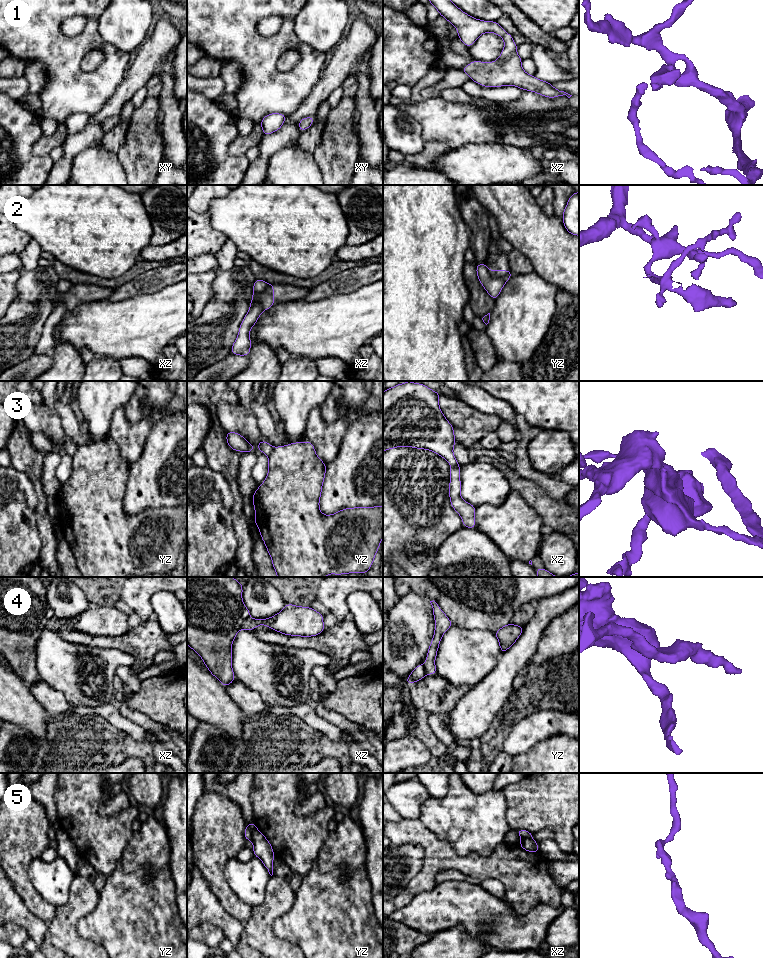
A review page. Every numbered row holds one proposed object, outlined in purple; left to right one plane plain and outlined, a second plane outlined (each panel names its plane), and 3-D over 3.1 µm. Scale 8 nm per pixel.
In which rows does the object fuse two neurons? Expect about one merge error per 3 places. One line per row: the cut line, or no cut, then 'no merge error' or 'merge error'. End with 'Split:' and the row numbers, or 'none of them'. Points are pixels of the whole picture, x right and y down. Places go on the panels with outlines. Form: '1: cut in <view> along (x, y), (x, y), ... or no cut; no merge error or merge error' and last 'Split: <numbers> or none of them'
1: no cut; no merge error
2: cut in yz along (487, 270), (492, 277), (505, 277), (510, 272); merge error
3: cut in yz along (273, 448), (268, 456); merge error
4: cut in xz along (247, 618), (240, 628); merge error
5: cut in yz along (256, 829), (250, 839); merge error
Split: 2, 3, 4, 5

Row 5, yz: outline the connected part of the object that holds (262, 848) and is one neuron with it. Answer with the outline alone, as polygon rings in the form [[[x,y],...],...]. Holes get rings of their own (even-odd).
[[[255,830],[251,836],[253,841],[253,854],[258,857],[268,870],[269,874],[273,875],[273,859],[275,857],[271,843],[266,839],[263,833]]]

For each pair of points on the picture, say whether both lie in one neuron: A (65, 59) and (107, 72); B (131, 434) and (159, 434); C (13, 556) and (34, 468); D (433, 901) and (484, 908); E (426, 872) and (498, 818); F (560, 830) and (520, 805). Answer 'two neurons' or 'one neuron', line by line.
A: one neuron
B: two neurons
C: two neurons
D: one neuron
E: two neurons
F: one neuron

